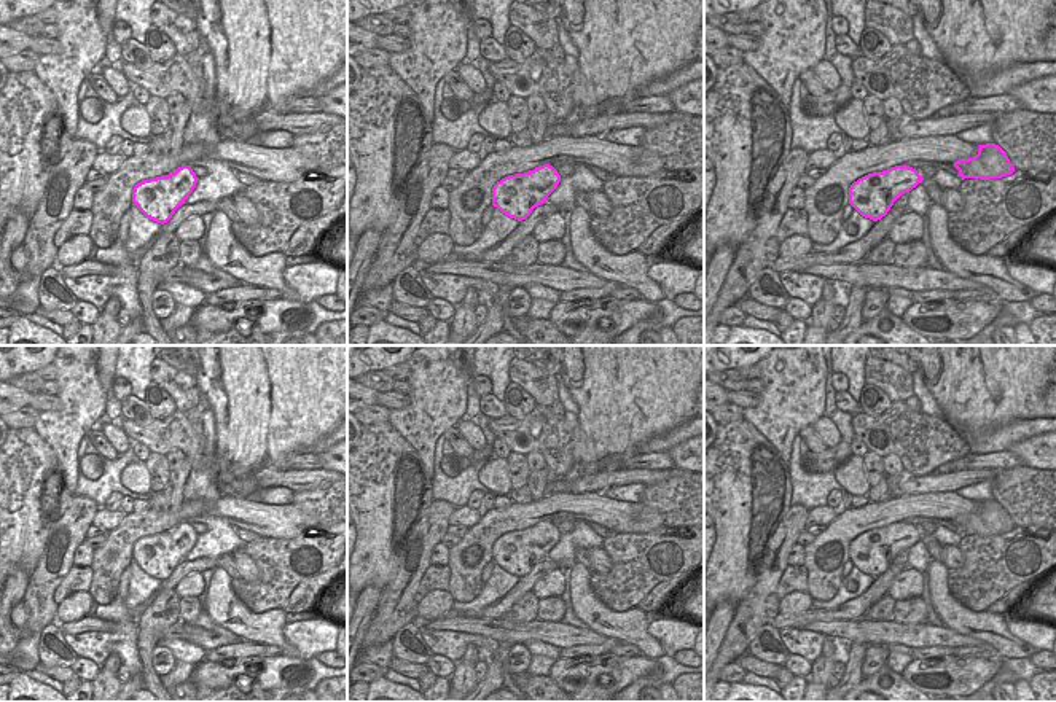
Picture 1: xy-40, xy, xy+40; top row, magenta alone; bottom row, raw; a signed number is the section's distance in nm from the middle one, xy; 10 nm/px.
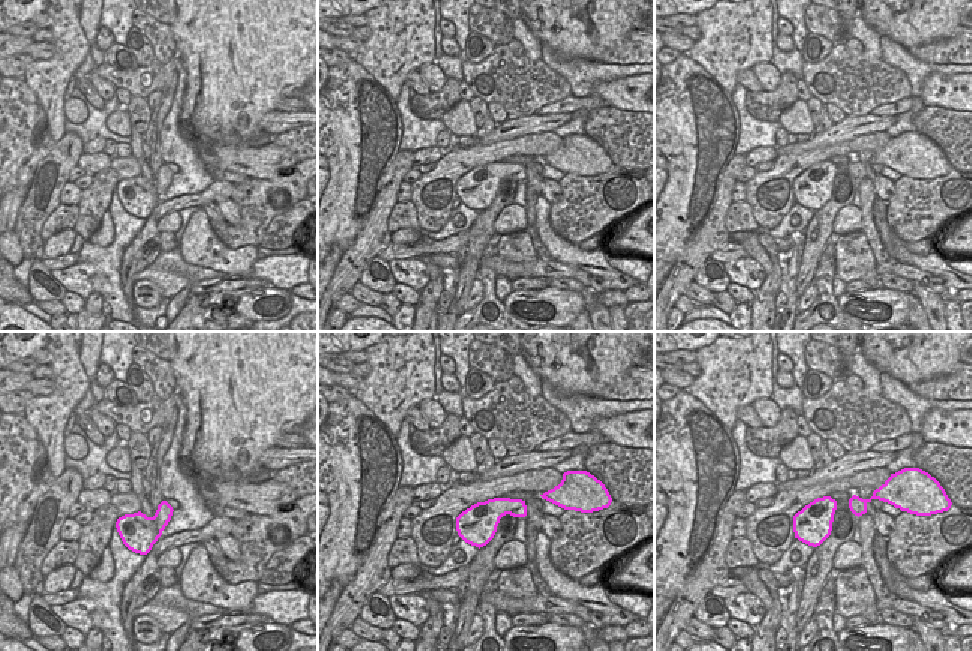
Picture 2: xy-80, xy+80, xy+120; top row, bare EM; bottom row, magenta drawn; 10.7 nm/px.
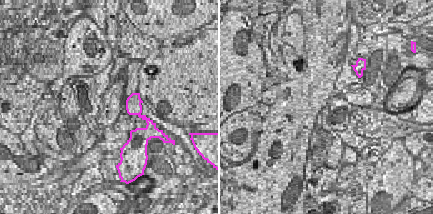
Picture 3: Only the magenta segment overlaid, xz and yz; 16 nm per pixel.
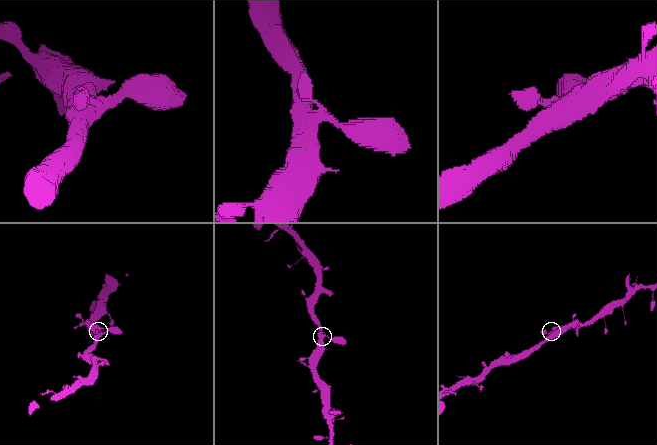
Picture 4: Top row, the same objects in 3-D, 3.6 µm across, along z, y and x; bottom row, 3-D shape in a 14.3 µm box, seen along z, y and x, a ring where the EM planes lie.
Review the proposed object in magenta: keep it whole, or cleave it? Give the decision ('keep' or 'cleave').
keep

